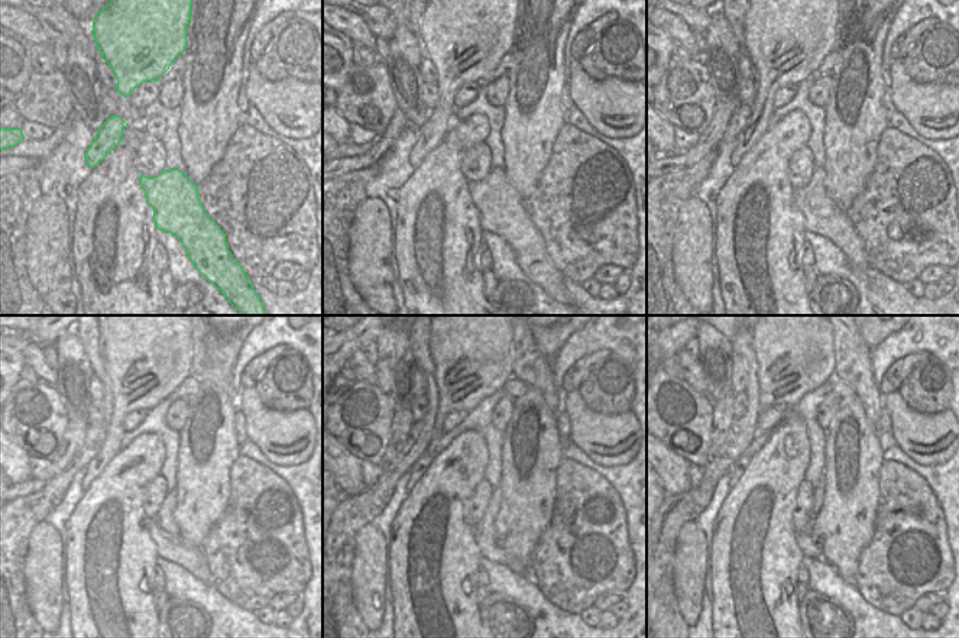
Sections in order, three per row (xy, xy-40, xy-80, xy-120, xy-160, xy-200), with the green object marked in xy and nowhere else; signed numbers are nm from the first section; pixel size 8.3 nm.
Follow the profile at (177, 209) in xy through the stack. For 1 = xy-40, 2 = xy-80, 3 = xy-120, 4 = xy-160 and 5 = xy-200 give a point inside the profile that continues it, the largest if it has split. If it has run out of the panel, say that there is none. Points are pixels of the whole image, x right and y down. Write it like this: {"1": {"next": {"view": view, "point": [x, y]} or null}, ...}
{"1": {"next": {"view": "xy-40", "point": [501, 207]}}, "2": {"next": {"view": "xy-80", "point": [822, 216]}}, "3": {"next": {"view": "xy-120", "point": [164, 531]}}, "4": {"next": {"view": "xy-160", "point": [483, 531]}}, "5": {"next": {"view": "xy-200", "point": [806, 540]}}}

